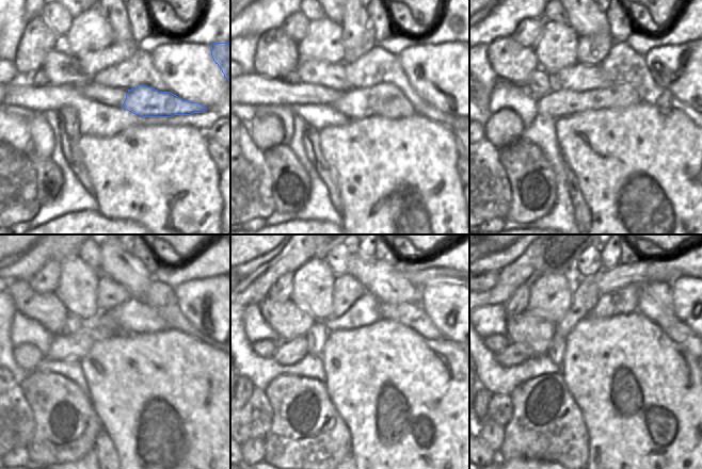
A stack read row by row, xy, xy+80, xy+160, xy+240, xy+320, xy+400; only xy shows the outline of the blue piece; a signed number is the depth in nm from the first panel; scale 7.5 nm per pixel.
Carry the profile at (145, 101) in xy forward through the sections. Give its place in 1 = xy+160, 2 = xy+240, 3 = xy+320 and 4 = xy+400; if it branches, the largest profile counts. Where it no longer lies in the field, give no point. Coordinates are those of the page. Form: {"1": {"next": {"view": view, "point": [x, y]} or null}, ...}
{"1": {"next": {"view": "xy+160", "point": [559, 102]}}, "2": {"next": {"view": "xy+240", "point": [76, 345]}}, "3": {"next": {"view": "xy+320", "point": [290, 352]}}, "4": {"next": {"view": "xy+400", "point": [514, 354]}}}

